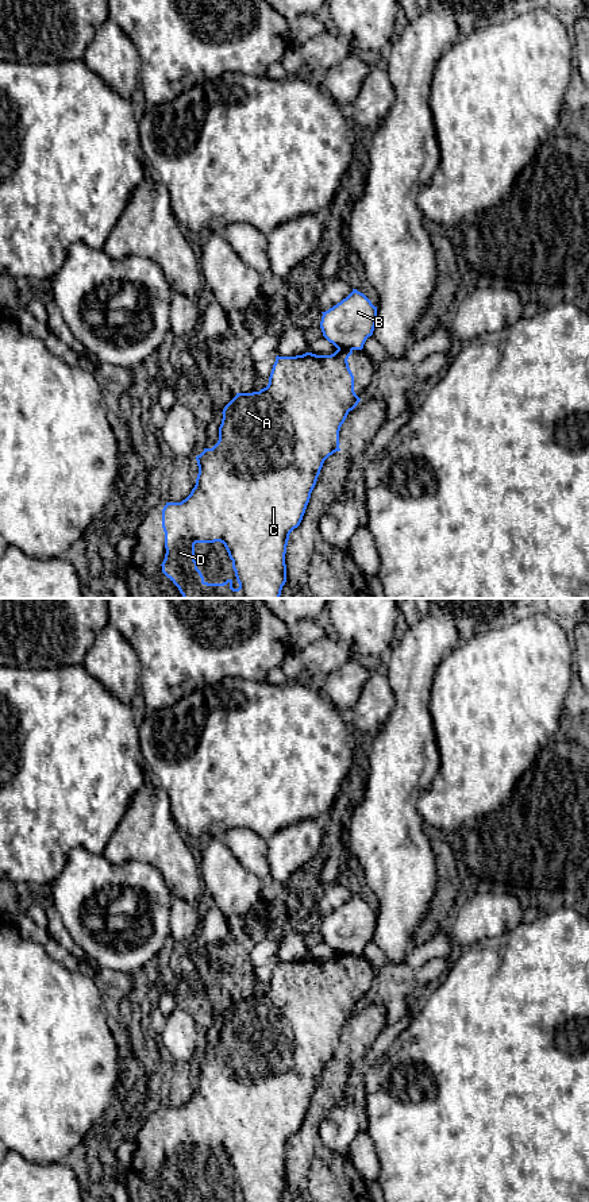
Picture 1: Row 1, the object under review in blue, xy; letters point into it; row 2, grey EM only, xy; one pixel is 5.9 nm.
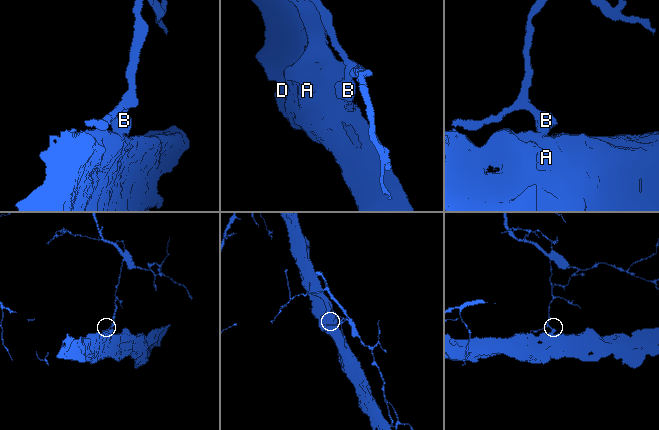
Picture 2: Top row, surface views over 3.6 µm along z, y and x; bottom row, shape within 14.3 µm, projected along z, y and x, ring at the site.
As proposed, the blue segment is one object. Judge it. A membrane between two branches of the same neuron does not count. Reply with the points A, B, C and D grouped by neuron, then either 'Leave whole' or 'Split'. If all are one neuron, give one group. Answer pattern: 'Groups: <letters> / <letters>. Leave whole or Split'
Groups: A C D / B. Split

